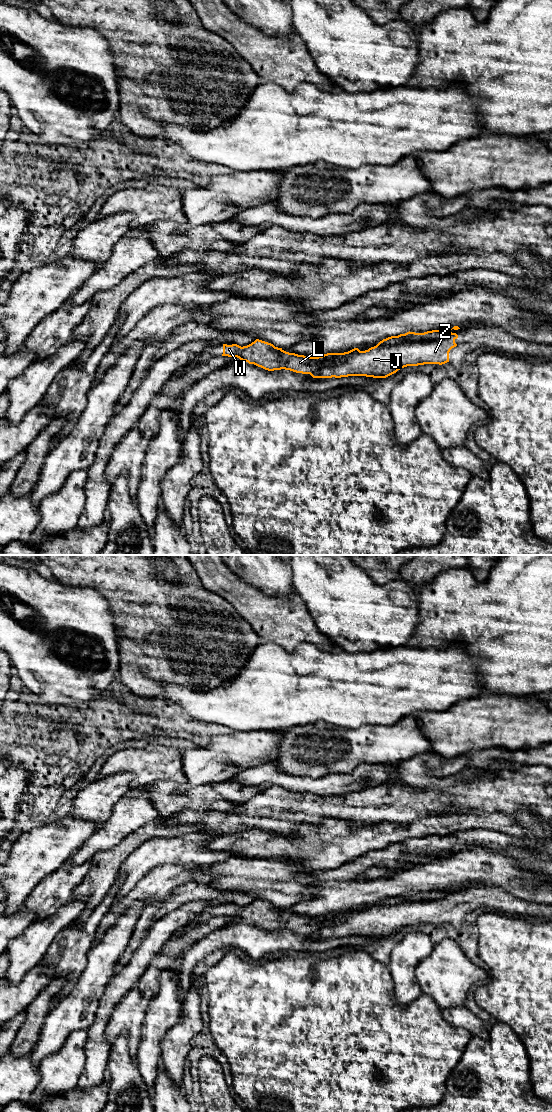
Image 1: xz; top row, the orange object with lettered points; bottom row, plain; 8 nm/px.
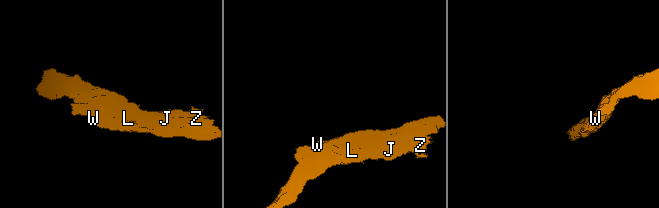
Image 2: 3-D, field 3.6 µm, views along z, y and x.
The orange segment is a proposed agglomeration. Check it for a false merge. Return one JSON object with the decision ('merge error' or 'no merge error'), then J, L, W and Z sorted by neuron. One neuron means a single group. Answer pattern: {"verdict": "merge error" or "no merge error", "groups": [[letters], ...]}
{"verdict": "merge error", "groups": [["J", "Z"], ["L", "W"]]}

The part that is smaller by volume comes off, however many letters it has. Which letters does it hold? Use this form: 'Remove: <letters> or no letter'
Remove: L, W

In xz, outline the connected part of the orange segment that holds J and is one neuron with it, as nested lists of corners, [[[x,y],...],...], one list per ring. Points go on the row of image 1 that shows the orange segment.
[[[449,331],[443,338],[429,342],[374,346],[365,351],[354,352],[348,357],[320,362],[321,366],[310,375],[313,378],[386,378],[407,366],[442,365],[449,362],[449,352],[457,346],[457,338],[456,333]]]

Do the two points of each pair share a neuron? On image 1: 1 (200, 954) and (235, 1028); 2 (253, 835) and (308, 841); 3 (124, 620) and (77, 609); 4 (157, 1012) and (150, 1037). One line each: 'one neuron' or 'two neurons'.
1: two neurons
2: one neuron
3: two neurons
4: one neuron

